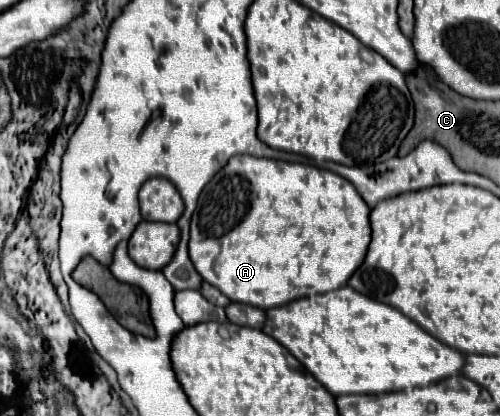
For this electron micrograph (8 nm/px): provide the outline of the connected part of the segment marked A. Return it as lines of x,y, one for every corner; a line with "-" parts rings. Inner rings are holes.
240,154
240,156
232,156
228,160
228,164
202,190
202,194
198,198
198,208
192,216
188,248
190,248
190,260
194,262
194,268
204,278
204,282
210,282
212,286
216,286
232,302
250,304
250,306
256,306
262,310
270,310
270,308
290,304
298,298
306,298
312,294
322,294
322,292
326,294
330,290
346,286
350,276
354,274
354,270
358,266
362,266
362,262
366,258
366,250
370,244
370,232
372,232
370,230
370,208
366,206
366,202
362,202
362,198
358,198
358,192
354,190
354,186
350,182
346,182
346,178
342,178
330,170
320,170
310,164
292,164
292,162
282,162
282,160

